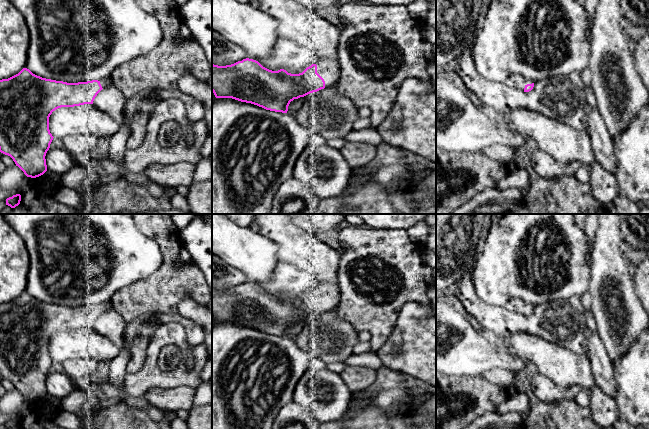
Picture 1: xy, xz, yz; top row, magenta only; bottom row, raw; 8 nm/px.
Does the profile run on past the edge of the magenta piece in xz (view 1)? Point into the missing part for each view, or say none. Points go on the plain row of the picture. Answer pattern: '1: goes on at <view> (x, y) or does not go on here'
1: goes on at xz (329, 293)

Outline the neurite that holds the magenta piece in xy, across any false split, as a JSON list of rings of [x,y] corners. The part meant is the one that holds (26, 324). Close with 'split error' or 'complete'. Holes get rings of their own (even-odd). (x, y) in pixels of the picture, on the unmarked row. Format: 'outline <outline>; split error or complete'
outline [[[27,292],[8,303],[0,304],[0,376],[10,380],[27,401],[36,402],[43,399],[47,395],[45,380],[54,362],[49,354],[49,341],[52,336],[61,331],[93,328],[97,318],[111,307],[110,301],[100,305],[67,307],[42,302]]]; split error

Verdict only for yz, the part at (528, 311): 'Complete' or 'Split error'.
Split error

